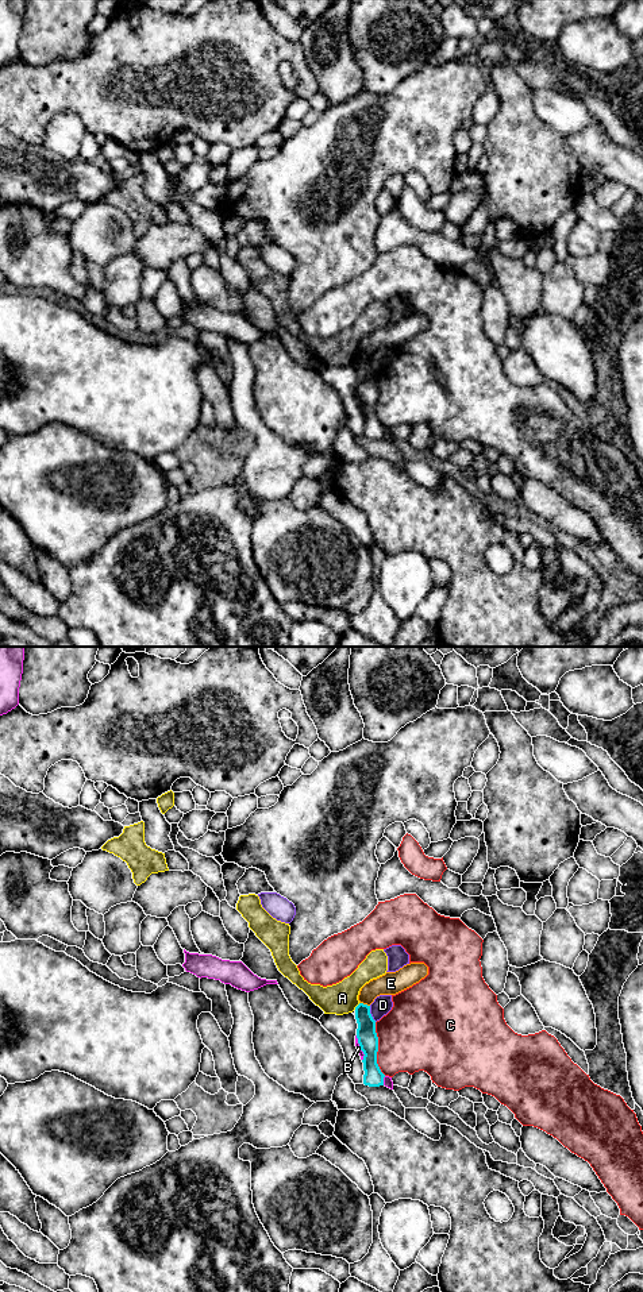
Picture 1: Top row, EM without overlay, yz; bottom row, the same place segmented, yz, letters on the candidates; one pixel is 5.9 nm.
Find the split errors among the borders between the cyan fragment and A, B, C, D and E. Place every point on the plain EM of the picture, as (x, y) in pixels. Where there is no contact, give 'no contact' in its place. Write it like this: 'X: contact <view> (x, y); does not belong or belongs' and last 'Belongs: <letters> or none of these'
A: contact yz (357, 358); does not belong
B: contact yz (361, 400); does not belong
C: contact yz (377, 401); does not belong
D: contact yz (370, 366); does not belong
E: contact yz (365, 357); does not belong
Belongs: none of these

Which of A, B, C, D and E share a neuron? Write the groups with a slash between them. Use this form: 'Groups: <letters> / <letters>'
Groups: A / B / C / D / E

